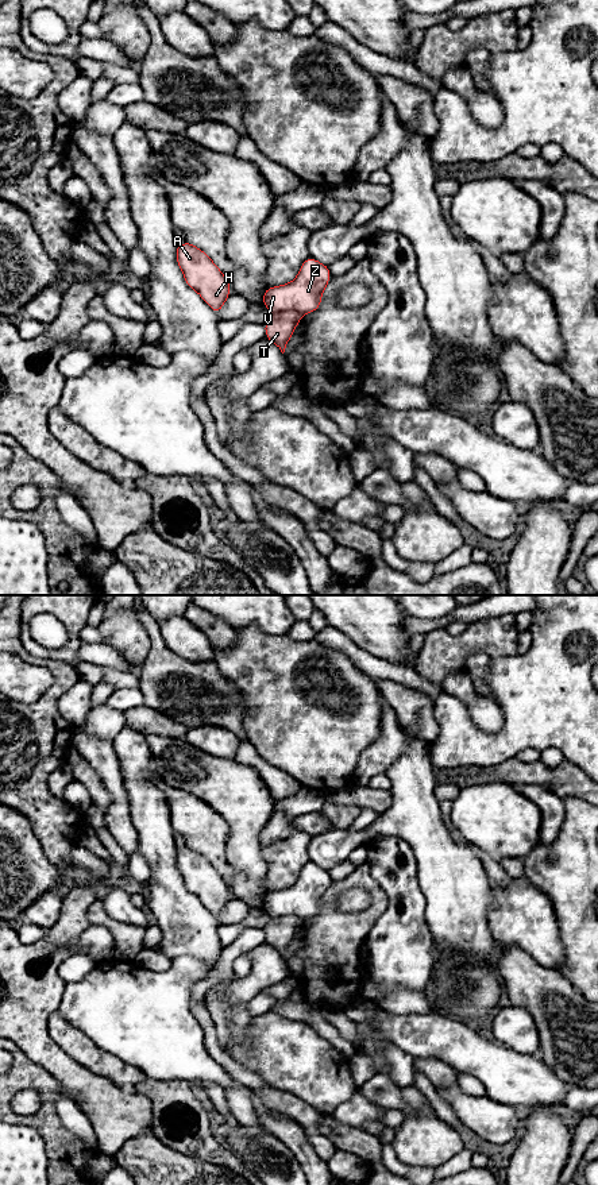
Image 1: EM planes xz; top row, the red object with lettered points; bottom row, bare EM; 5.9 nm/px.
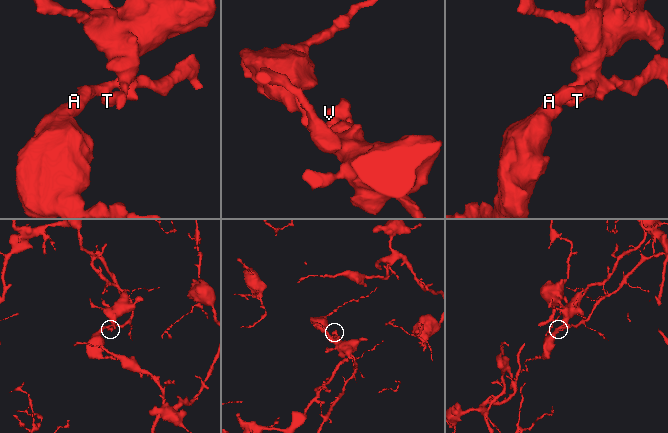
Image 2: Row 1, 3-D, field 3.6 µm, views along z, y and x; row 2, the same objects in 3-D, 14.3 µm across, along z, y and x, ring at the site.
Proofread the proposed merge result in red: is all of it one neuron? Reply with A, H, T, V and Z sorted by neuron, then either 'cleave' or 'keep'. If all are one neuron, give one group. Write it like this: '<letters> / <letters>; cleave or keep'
A H T / V Z; cleave

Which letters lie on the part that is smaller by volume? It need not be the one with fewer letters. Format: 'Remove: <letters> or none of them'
Remove: A, H, T

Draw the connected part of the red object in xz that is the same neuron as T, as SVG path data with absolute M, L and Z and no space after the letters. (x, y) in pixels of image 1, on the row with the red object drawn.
M286 310L275 313L263 324L266 339L274 343L283 354L300 320L301 314L298 312Z

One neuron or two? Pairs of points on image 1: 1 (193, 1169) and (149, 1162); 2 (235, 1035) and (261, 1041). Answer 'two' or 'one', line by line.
1: one
2: two

